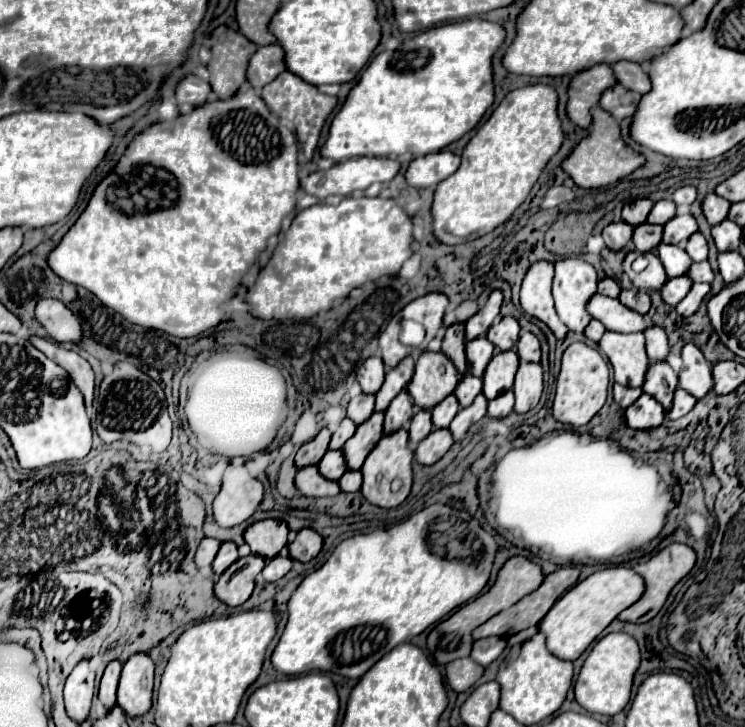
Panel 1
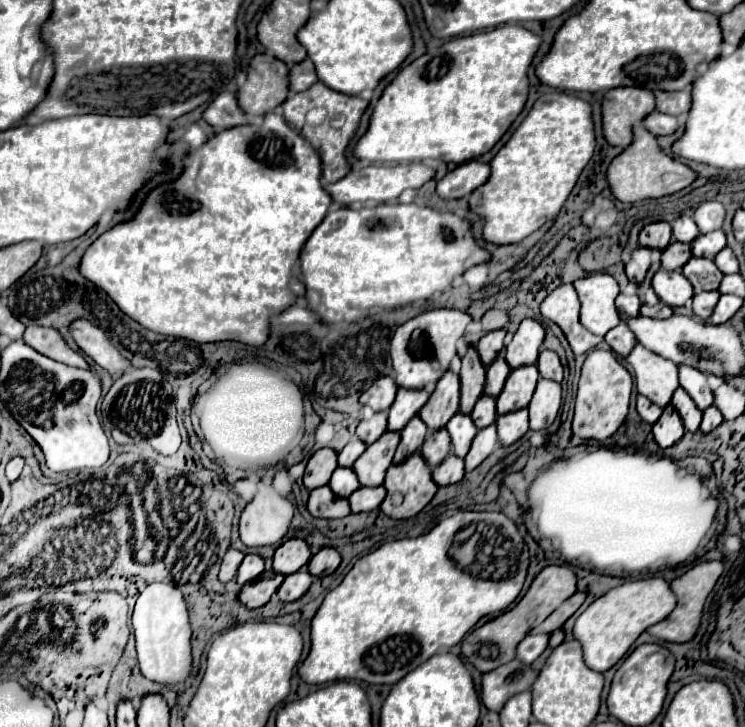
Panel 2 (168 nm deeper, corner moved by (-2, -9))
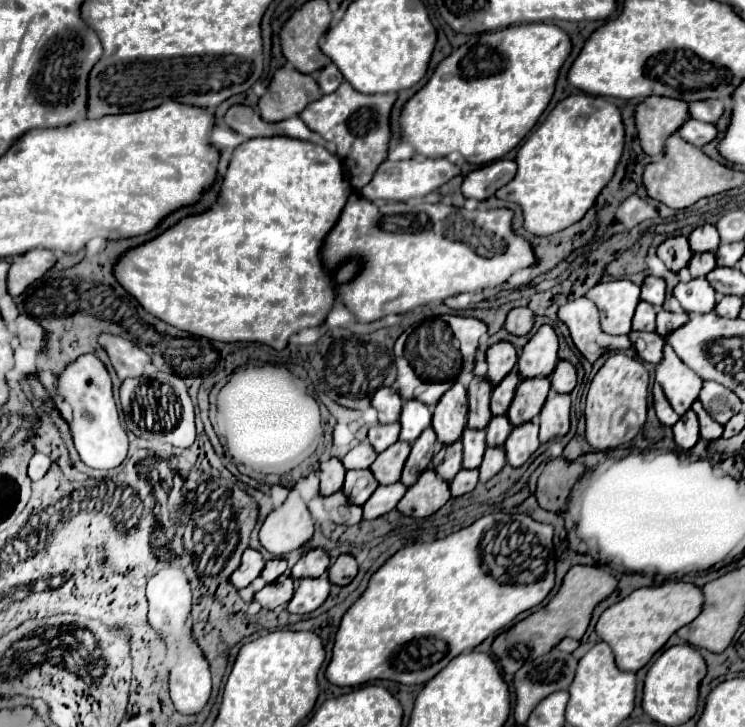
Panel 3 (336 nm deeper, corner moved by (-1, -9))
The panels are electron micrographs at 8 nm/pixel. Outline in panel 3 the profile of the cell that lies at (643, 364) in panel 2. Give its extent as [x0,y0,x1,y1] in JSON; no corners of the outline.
[657,347,703,415]

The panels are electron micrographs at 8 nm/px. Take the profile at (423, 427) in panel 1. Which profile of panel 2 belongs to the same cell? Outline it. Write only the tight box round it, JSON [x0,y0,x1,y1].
[422,429,450,467]

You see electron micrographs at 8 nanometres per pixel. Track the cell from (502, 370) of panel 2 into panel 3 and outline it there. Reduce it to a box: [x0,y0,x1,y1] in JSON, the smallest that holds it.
[491,371,519,415]

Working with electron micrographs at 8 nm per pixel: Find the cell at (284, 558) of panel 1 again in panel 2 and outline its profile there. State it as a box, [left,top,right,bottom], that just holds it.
[276,567,312,601]

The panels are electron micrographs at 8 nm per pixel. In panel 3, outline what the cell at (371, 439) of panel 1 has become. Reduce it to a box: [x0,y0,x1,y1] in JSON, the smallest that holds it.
[371,441,411,485]

